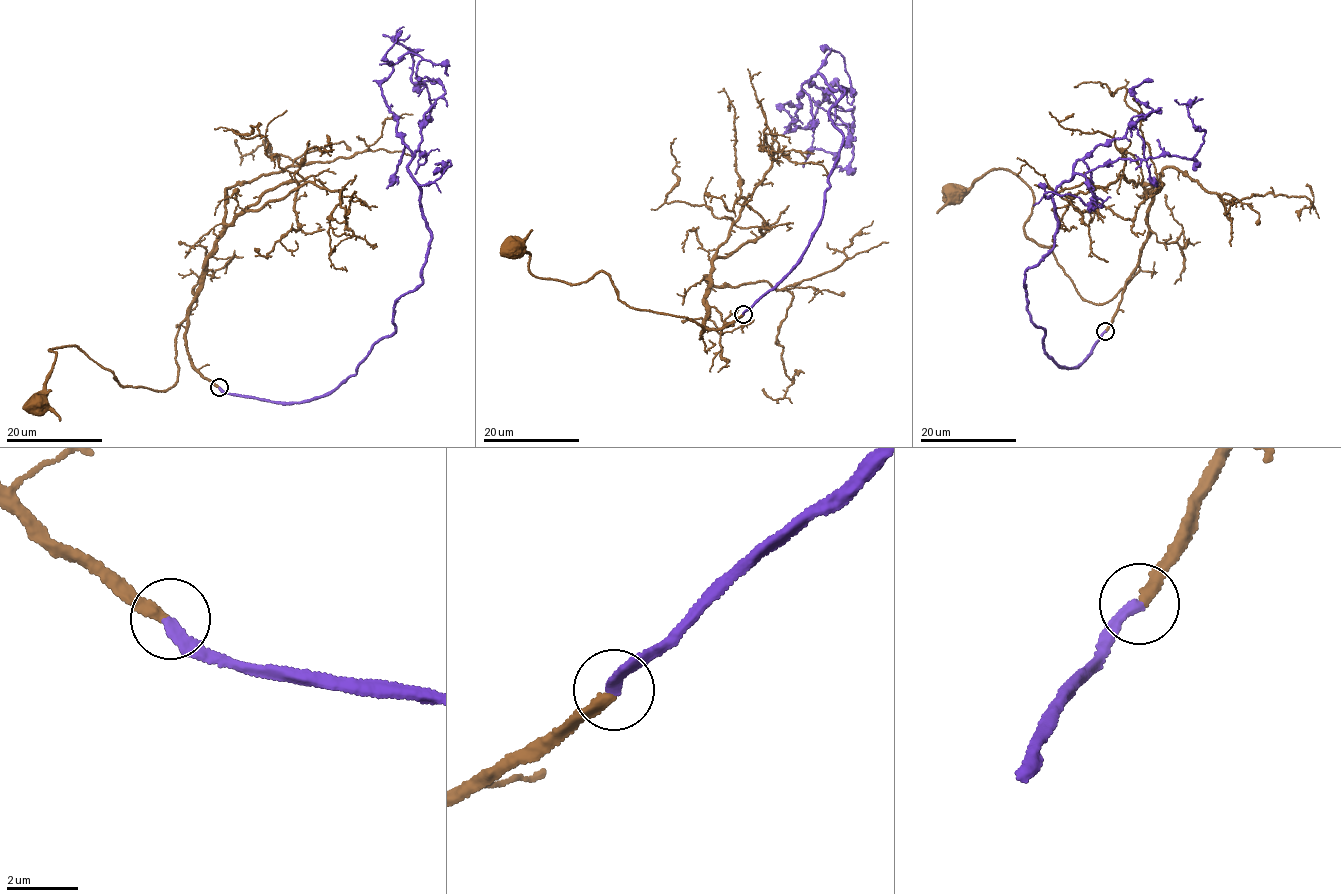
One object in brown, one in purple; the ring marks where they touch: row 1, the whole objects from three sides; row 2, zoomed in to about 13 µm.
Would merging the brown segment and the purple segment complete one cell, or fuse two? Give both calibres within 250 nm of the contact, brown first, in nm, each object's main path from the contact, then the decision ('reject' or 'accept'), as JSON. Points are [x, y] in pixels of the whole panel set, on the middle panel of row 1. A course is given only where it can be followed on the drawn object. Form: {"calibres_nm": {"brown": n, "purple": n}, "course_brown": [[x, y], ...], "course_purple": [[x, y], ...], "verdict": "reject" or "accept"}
{"calibres_nm": {"brown": 320, "purple": 280}, "course_brown": [[743, 314], [700, 339], [687, 319], [619, 300], [606, 273], [535, 276], [518, 246]], "course_purple": [[743, 314], [822, 214], [847, 88], [818, 73], [788, 128], [812, 99], [849, 148]], "verdict": "accept"}

